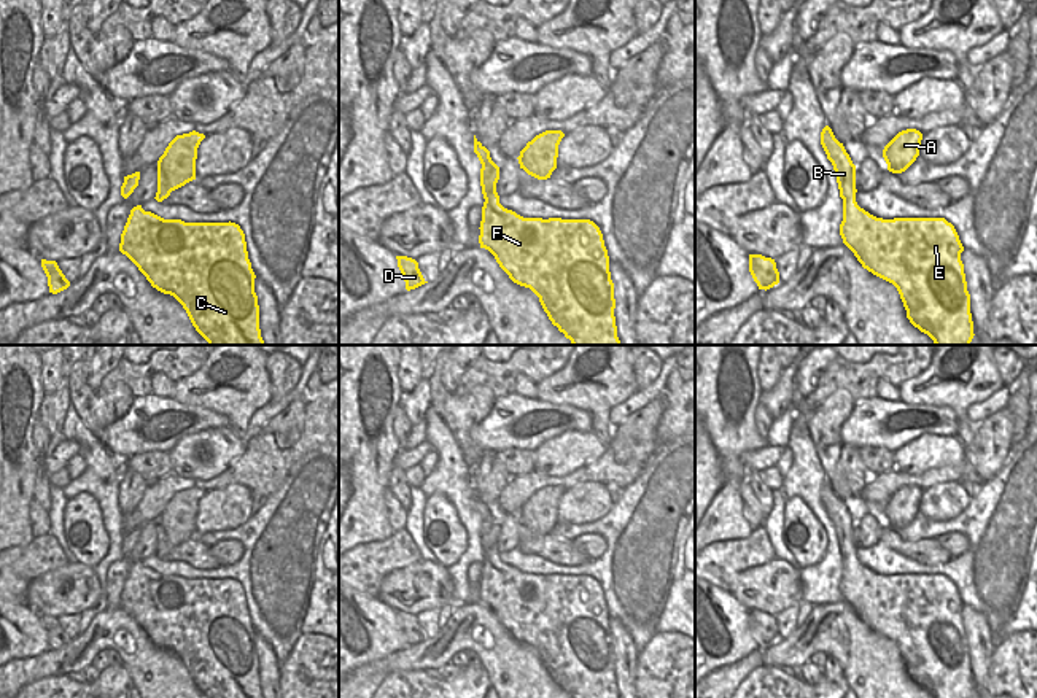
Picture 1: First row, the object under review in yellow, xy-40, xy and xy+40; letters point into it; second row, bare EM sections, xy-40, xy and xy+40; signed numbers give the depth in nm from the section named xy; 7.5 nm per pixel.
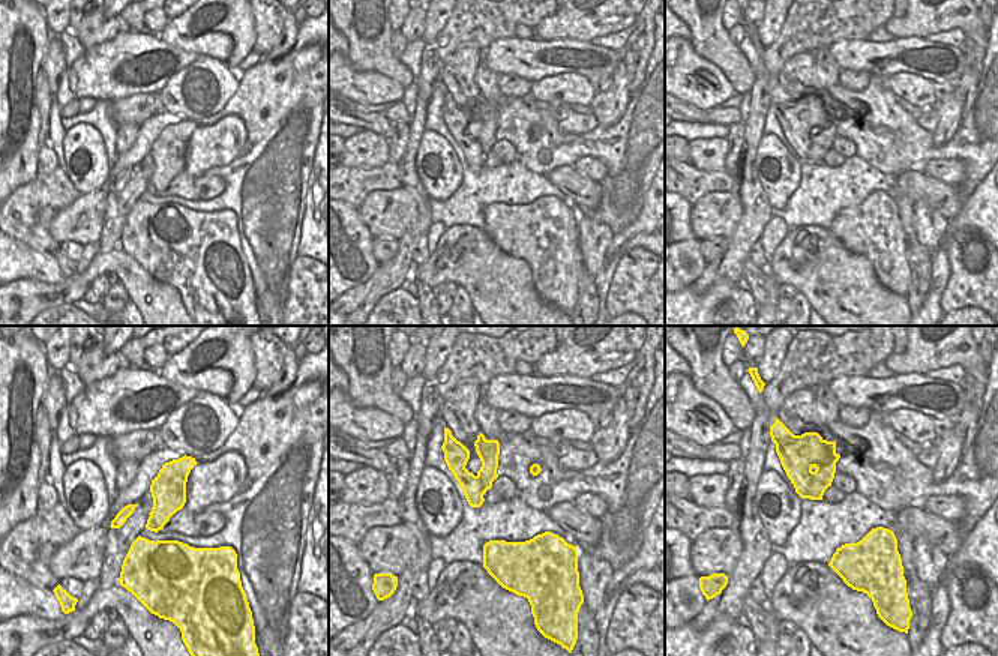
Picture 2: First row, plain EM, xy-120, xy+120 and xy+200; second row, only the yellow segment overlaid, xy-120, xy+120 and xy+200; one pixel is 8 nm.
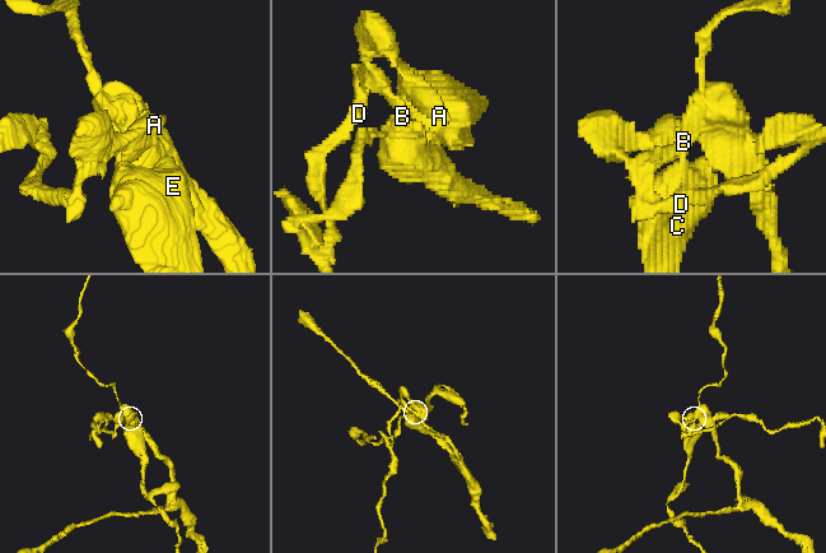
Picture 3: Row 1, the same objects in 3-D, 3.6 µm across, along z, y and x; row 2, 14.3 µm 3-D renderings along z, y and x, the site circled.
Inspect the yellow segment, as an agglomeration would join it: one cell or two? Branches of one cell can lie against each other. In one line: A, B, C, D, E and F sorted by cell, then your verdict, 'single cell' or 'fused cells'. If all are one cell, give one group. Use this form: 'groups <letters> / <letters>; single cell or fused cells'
groups A B D / C E F; fused cells

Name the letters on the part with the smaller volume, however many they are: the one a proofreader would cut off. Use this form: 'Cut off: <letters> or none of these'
Cut off: C, E, F

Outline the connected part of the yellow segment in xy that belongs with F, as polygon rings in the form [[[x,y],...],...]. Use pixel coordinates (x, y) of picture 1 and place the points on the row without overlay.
[[[496,544],[482,563],[480,604],[488,606],[509,634],[530,644],[553,682],[571,698],[620,698],[614,639],[600,584],[590,576],[523,574],[499,560]]]

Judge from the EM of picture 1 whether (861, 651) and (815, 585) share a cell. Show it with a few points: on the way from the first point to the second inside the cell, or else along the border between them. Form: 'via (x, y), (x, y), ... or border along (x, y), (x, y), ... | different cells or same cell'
border along (843, 600), (813, 606) | different cells

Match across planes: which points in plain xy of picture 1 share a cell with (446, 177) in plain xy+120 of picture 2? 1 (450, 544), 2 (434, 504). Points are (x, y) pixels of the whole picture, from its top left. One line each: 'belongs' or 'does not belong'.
1: belongs
2: belongs

